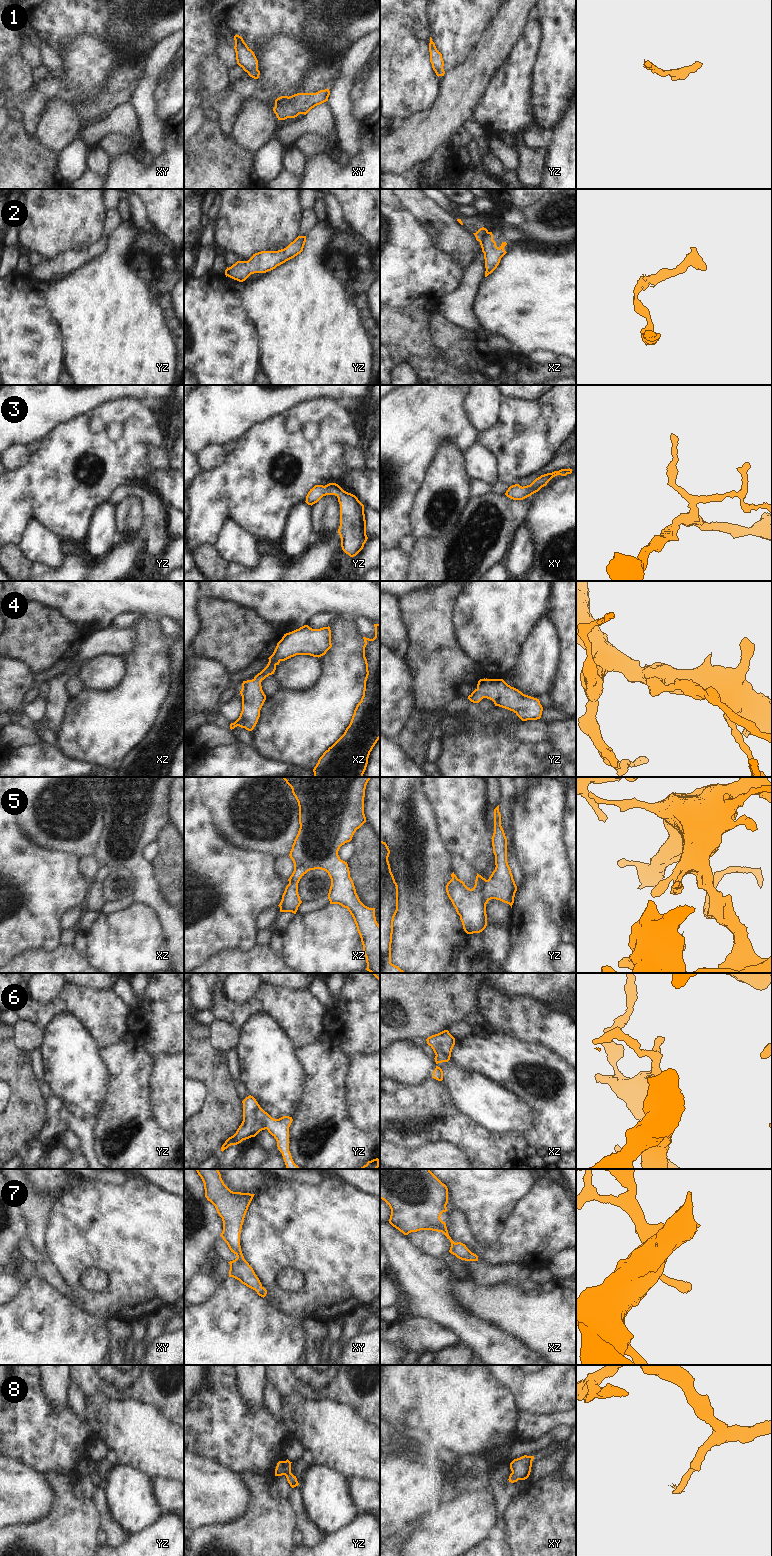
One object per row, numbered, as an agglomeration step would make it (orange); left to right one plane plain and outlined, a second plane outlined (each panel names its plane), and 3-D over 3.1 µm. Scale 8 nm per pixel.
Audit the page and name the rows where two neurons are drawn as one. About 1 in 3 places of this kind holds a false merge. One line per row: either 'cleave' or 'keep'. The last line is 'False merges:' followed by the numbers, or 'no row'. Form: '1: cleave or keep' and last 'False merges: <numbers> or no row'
1: keep
2: cleave
3: keep
4: keep
5: keep
6: keep
7: keep
8: keep
False merges: 2

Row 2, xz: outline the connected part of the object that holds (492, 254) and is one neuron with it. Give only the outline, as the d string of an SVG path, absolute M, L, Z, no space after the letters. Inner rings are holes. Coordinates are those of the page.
M488 232L483 236L480 242L482 252L484 253L485 259L485 277L491 274L499 265L501 258L507 253L504 247L507 245L506 242L502 242L498 248L496 242L493 240L492 232Z

